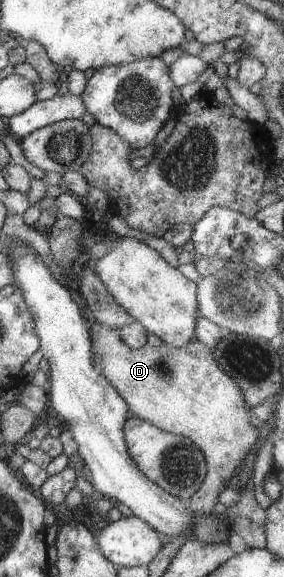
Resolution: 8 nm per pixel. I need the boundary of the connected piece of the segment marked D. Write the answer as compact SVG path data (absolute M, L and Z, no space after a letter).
M97 319L86 320L88 322L88 326L90 326L90 336L92 339L93 350L93 358L95 366L100 370L103 376L109 380L109 382L118 390L121 394L122 398L126 400L126 404L128 404L128 408L130 408L131 416L136 416L142 420L153 423L155 426L161 428L166 432L170 432L176 435L181 435L186 438L190 438L193 440L199 447L201 447L202 452L205 454L207 460L207 469L209 470L206 480L202 484L201 490L198 490L198 493L188 500L188 506L196 512L196 514L212 514L214 512L214 506L218 504L218 500L220 500L220 494L224 492L224 488L228 486L234 485L234 481L236 480L237 473L241 470L242 464L248 460L248 454L252 452L254 455L258 450L261 443L261 434L257 429L257 426L251 421L251 407L247 398L245 397L245 392L241 389L241 386L234 380L234 377L230 376L223 368L222 365L217 361L215 357L214 350L209 346L206 346L206 343L200 342L198 339L192 342L188 342L184 348L175 348L174 346L170 346L170 344L162 343L159 346L144 346L144 348L138 348L138 350L134 350L134 348L130 348L126 342L121 338L118 330L114 330L114 328L110 328L110 326L106 326L106 324L101 324Z

